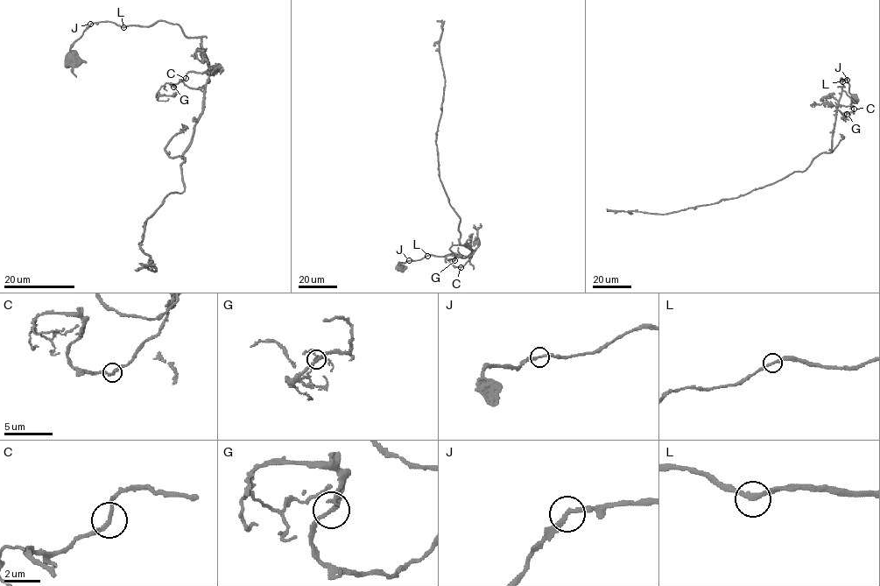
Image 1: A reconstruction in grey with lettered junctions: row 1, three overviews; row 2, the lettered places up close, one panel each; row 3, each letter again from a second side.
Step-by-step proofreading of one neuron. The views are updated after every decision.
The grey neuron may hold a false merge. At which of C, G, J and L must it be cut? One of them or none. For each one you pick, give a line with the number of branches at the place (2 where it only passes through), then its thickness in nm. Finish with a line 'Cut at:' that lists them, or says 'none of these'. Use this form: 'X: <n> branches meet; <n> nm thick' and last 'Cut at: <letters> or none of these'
Cut at: none of these

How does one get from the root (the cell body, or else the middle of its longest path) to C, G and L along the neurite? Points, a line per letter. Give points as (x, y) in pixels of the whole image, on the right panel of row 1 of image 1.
C: (854, 99), (847, 79), (842, 81), (841, 78), (844, 87), (841, 88), (839, 104), (852, 105), (854, 109)
G: (854, 99), (847, 79), (841, 78), (844, 87), (839, 104), (854, 107), (853, 112), (847, 114)
L: (854, 99), (847, 79), (842, 81)

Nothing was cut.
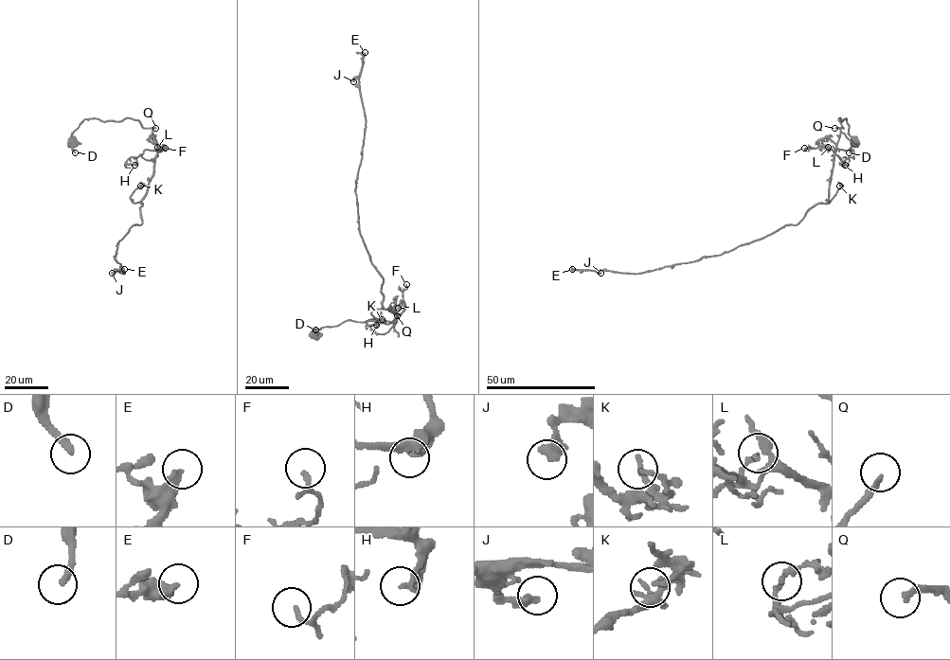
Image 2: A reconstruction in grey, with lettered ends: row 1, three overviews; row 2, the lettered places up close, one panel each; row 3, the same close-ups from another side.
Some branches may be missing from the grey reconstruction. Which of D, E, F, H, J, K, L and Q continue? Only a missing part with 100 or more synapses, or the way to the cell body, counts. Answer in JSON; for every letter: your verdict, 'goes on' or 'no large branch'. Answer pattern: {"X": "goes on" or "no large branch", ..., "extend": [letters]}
{"D": "no large branch", "E": "goes on", "F": "no large branch", "H": "no large branch", "J": "no large branch", "K": "no large branch", "L": "no large branch", "Q": "no large branch", "extend": ["E"]}

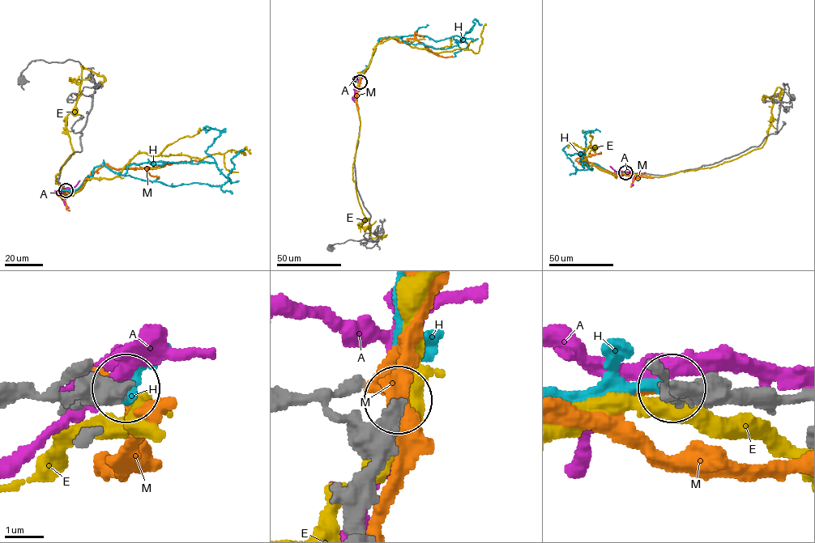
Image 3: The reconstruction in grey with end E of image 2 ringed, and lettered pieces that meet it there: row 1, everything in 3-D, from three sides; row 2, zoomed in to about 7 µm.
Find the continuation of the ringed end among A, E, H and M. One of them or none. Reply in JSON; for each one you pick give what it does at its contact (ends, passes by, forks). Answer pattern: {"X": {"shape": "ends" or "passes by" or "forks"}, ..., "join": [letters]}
{"H": {"shape": "ends"}, "join": ["H"]}

